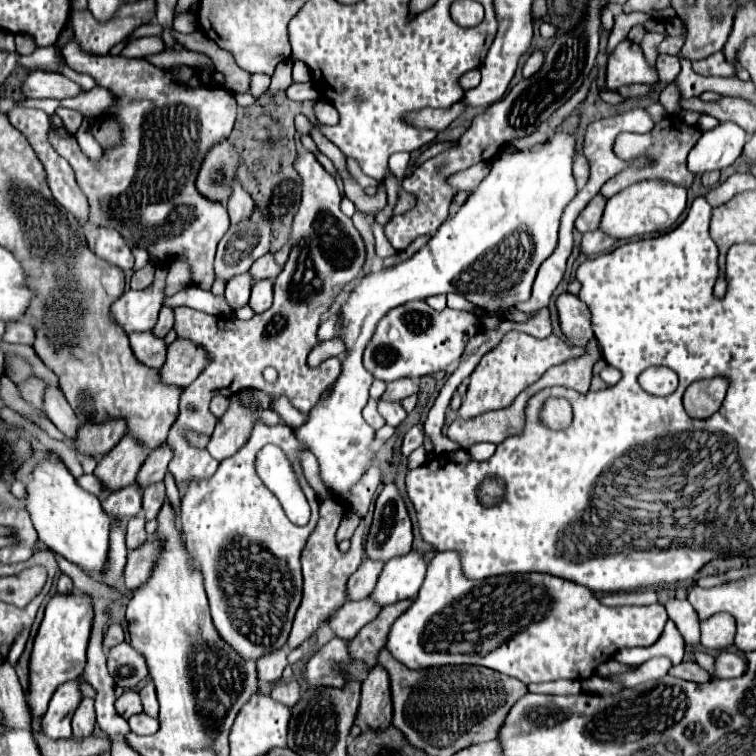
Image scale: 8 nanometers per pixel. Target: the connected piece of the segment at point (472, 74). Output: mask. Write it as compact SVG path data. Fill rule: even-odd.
M478 69L464 73L464 75L460 77L460 81L462 81L462 83L460 83L460 87L462 87L464 91L468 91L468 89L476 87L476 85L478 85L478 81L480 81L480 73L478 73Z

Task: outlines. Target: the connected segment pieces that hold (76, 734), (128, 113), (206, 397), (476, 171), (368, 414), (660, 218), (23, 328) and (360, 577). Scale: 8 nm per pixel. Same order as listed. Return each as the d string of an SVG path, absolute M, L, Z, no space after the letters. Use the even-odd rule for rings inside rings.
M82 699L80 707L76 709L72 717L72 734L74 739L86 739L94 733L96 725L96 715L94 715L94 701L92 699Z
M74 38L62 47L61 53L68 67L78 73L92 75L100 87L114 91L114 95L122 101L120 109L114 109L114 113L110 113L118 117L124 127L122 145L112 151L104 151L104 157L96 165L82 155L76 139L62 139L54 131L50 131L50 143L64 159L68 159L76 173L78 185L88 197L90 221L100 227L118 229L126 241L146 249L148 253L154 253L156 257L162 257L160 261L168 261L170 257L180 255L188 257L194 283L202 289L210 289L214 281L216 245L226 233L230 219L226 207L220 201L210 201L208 197L202 197L202 193L198 193L196 177L202 161L206 159L206 153L210 153L214 145L230 137L236 121L234 93L218 87L224 85L224 75L207 72L200 75L192 67L158 69L146 59L130 59L122 55L94 55L88 51L83 52Z
M302 153L298 155L294 167L304 181L304 191L292 227L292 251L284 271L276 277L274 283L272 307L266 309L266 313L254 315L250 321L216 317L190 307L174 307L174 329L178 337L190 339L210 353L210 365L206 371L202 371L202 375L184 389L180 415L168 433L168 443L174 451L174 459L170 461L168 471L174 475L180 493L186 493L186 487L192 481L210 479L218 469L218 461L212 459L206 449L194 447L186 439L188 431L208 437L212 435L218 423L218 417L210 413L212 397L230 397L242 389L258 387L272 399L276 399L276 393L284 393L296 409L309 413L326 387L332 385L340 375L338 357L326 359L316 369L306 365L306 357L312 347L318 345L316 331L320 315L332 305L334 285L346 285L360 277L366 261L366 245L352 219L340 211L342 197L336 179L316 161L316 157L312 153ZM266 367L274 367L278 371L276 383L264 381L262 371Z
M478 163L478 165L472 165L470 169L464 169L462 173L454 173L446 179L446 183L456 189L456 191L466 191L466 193L472 193L480 183L482 179L486 177L486 173L490 171L490 165L488 163Z
M370 399L368 405L364 407L364 419L366 419L374 429L380 429L380 427L386 423L386 421L382 421L382 415L378 413L376 401L374 401L374 399Z
M650 179L634 183L632 187L620 191L616 197L608 199L606 211L600 223L600 229L610 237L628 239L634 235L646 235L656 231L666 231L686 209L686 189L678 187L670 181Z
M18 321L18 323L8 323L6 325L6 343L22 343L22 345L34 345L36 333L34 327L28 321Z
M368 557L362 561L360 569L348 581L348 591L350 591L352 601L360 601L374 591L382 565L384 565L384 561L370 561Z

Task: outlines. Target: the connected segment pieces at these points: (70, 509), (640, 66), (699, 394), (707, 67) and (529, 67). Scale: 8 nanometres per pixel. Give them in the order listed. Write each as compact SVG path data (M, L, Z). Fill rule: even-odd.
M50 459L36 467L34 479L28 483L26 507L40 541L76 563L86 575L100 577L104 573L110 549L110 517L102 509L100 499L84 491L60 459Z
M622 41L616 51L608 57L606 66L606 87L618 89L630 84L656 84L658 73L647 72L646 57L640 45ZM641 70L642 73L636 73ZM644 72L644 73L643 73Z
M726 377L694 381L684 393L684 409L694 419L708 419L720 409L726 397L726 389L728 389Z
M714 53L702 61L696 61L692 65L700 65L700 69L704 71L702 75L714 75L714 77L732 77L734 75L734 65L730 65L724 59L724 53Z
M532 51L532 55L528 57L528 61L526 61L526 63L524 63L524 67L522 67L523 77L530 77L530 75L534 75L534 73L542 67L542 61L544 61L544 53Z

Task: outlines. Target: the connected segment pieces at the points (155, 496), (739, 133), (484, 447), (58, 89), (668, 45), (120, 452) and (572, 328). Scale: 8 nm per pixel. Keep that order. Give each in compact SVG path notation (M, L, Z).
M164 481L160 483L154 483L154 485L148 485L144 489L144 497L142 497L142 509L144 509L144 515L146 515L146 521L154 519L162 505L166 501L166 487L164 487Z
M730 121L704 131L688 155L690 173L702 177L706 171L722 171L724 167L730 167L740 157L746 141L746 131Z
M474 443L468 447L468 453L474 461L486 461L494 455L494 451L496 451L494 443Z
M32 71L22 87L26 97L32 99L66 99L66 97L76 97L82 91L82 87L74 81L70 81L64 75L58 73L44 73L44 71Z
M682 21L683 27L684 27L684 33L683 36L680 37L672 37L668 36L666 37L658 46L658 53L659 54L669 54L669 55L678 55L681 51L681 48L683 47L685 43L685 39L687 36L687 31L685 28L685 24Z
M126 433L120 443L98 461L94 475L104 483L108 491L122 489L136 481L138 469L146 459L146 445Z
M562 293L554 305L566 339L576 347L586 347L588 341L594 337L590 329L588 307L582 301L578 301L576 295L570 295L570 293Z

